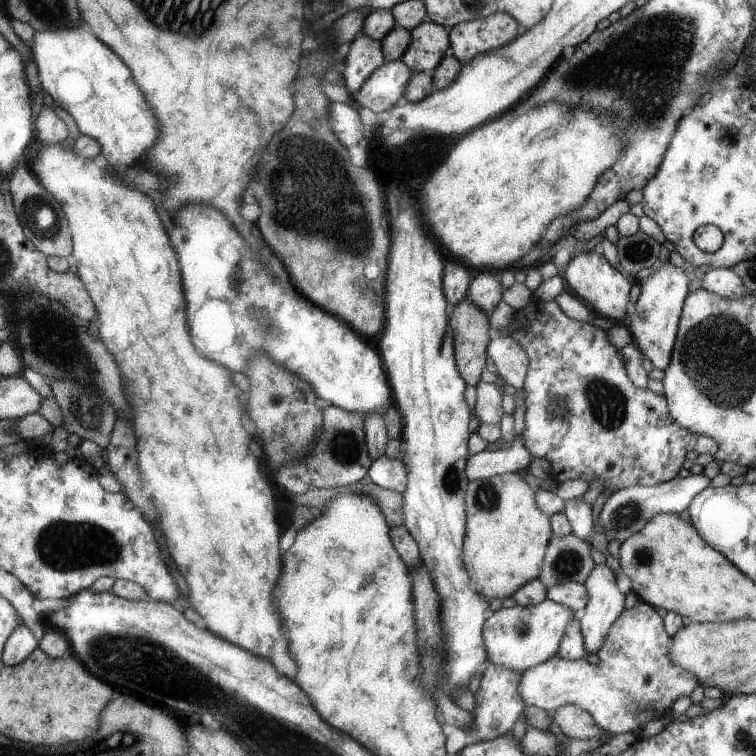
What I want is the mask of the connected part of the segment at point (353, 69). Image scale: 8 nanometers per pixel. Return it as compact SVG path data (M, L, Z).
M359 34L348 49L342 76L346 85L354 94L360 90L363 82L385 63L382 43L364 34Z

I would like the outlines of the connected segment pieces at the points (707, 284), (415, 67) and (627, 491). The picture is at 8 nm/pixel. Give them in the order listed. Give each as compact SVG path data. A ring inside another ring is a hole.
M733 269L707 270L701 279L701 289L708 290L712 294L718 294L723 298L742 298L749 294L742 280Z
M430 20L411 30L410 44L401 59L414 73L434 74L450 48L448 28Z
M700 474L699 476L691 475L688 478L675 477L669 482L655 486L636 485L618 490L606 500L602 512L598 514L596 524L602 528L602 534L607 536L609 541L625 542L632 534L642 530L658 514L680 515L693 503L694 496L697 496L710 484L711 481L704 474Z

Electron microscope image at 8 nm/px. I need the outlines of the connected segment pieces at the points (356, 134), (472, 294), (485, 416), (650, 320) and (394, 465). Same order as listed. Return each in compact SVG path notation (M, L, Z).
M332 102L330 108L332 122L336 124L336 128L334 128L334 130L340 140L344 142L344 146L350 148L350 146L356 146L356 144L360 144L360 142L364 140L364 124L362 124L362 120L360 120L360 114L358 114L358 110L347 104L335 104Z
M492 271L475 272L467 290L467 298L486 314L492 314L502 301L503 292L501 282L496 280Z
M480 382L476 387L476 417L485 424L500 425L500 420L504 416L502 402L504 400L504 390L495 384Z
M665 256L665 261L654 274L639 281L642 287L640 298L636 300L636 310L628 318L627 328L632 334L632 343L654 366L654 369L666 370L672 362L672 354L675 350L677 331L683 307L686 305L690 293L688 286L688 275L684 270L674 266Z
M386 455L374 460L367 473L373 484L398 492L400 495L406 490L407 475L408 470L404 462L397 458L388 458Z

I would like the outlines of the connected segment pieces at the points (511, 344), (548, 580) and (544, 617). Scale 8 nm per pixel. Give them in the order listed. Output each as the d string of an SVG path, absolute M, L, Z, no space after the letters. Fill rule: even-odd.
M496 334L488 346L488 358L494 362L503 383L522 392L530 362L526 350L508 334Z
M574 532L566 536L552 533L539 580L545 586L584 583L597 566L590 555L591 547L589 541L578 538Z
M544 600L533 606L500 608L493 612L484 626L484 643L488 648L488 660L496 666L504 666L510 670L524 673L534 666L547 662L559 655L560 642L568 632L568 626L578 620L580 614L570 610L568 606Z

